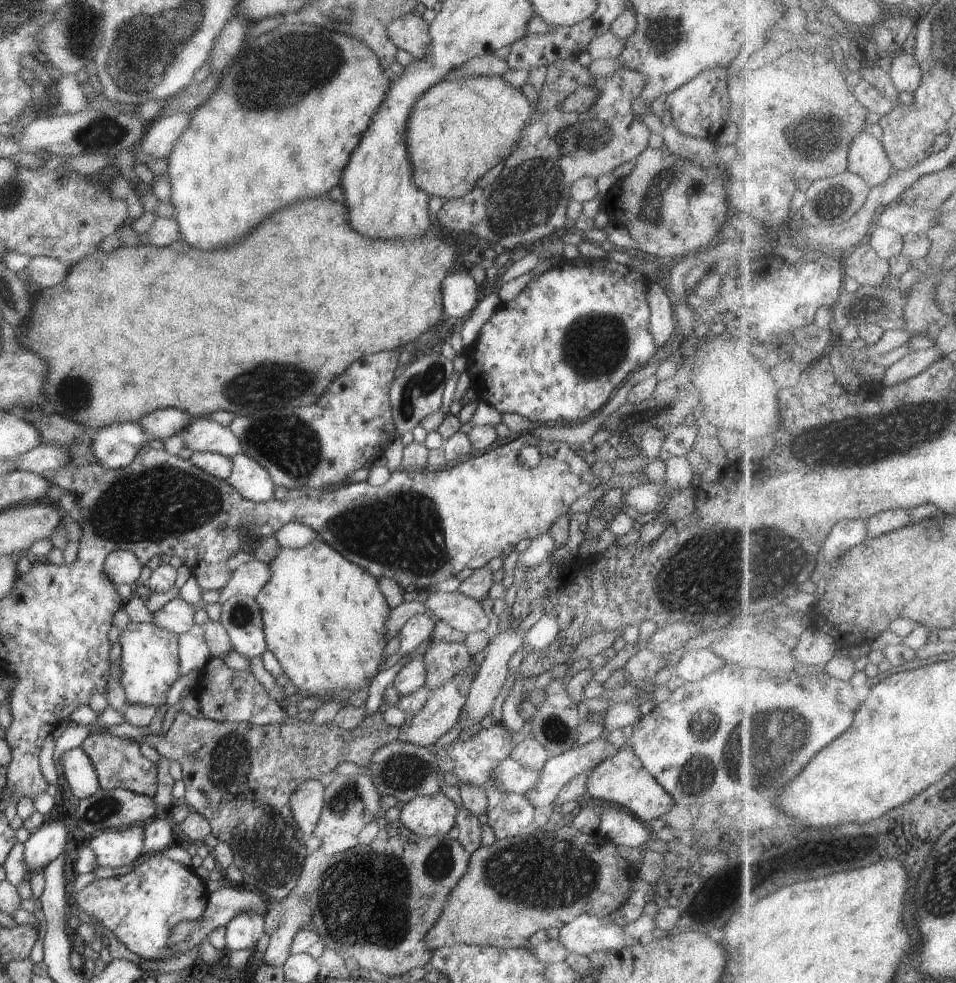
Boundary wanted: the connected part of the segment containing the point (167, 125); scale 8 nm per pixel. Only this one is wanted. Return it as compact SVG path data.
M193 113L173 114L151 123L148 131L140 138L140 151L152 158L166 160L176 139L190 124Z

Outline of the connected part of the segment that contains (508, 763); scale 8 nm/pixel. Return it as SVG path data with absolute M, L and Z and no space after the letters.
M510 757L494 770L494 786L498 786L502 792L518 793L530 792L540 780L540 771L520 766L516 760Z

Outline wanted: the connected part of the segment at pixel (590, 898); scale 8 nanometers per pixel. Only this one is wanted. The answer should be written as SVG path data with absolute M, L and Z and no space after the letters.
M563 826L559 830L555 831L543 831L540 828L532 830L523 835L516 835L505 839L497 839L490 846L481 845L478 850L475 850L470 857L468 870L466 874L460 878L460 882L454 886L452 892L444 904L443 914L440 914L440 918L434 922L434 926L428 930L426 936L424 936L424 942L430 950L439 949L442 947L449 947L450 945L458 944L469 944L469 945L480 945L485 947L494 947L499 949L513 949L523 947L528 944L530 936L536 934L538 930L546 930L547 928L562 928L565 924L572 922L576 917L580 915L596 915L597 920L613 914L627 902L630 896L630 884L637 878L637 864L630 863L620 854L616 849L616 845L612 844L610 840L598 833L583 833L572 826Z

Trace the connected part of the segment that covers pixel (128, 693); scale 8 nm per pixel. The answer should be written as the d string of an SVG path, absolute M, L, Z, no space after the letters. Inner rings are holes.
M129 623L121 630L121 684L125 704L130 706L160 706L166 704L168 689L179 679L178 635L162 630L152 623Z

